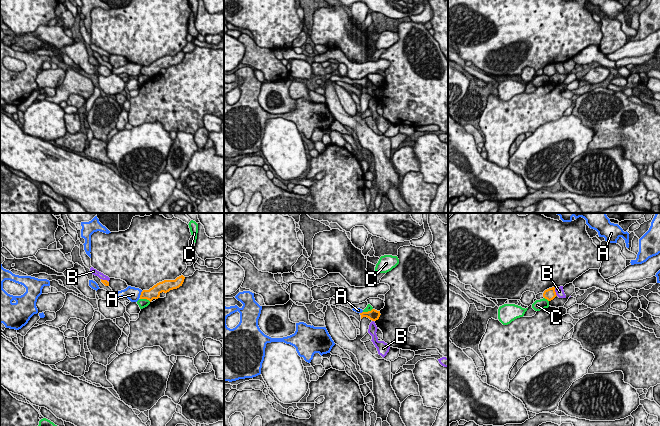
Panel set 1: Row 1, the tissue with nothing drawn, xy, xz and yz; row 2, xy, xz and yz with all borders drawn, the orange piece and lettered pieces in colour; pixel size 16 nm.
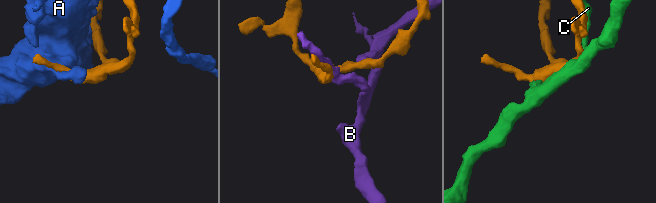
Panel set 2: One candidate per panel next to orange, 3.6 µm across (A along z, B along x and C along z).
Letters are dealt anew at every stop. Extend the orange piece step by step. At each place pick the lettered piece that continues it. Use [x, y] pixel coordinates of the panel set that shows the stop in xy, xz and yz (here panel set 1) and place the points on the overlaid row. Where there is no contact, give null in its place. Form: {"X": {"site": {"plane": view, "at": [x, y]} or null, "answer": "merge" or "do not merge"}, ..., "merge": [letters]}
{"A": {"site": {"plane": "xy", "at": [141, 294]}, "answer": "do not merge"}, "B": {"site": {"plane": "yz", "at": [555, 292]}, "answer": "do not merge"}, "C": {"site": {"plane": "xy", "at": [145, 298]}, "answer": "do not merge"}, "merge": []}

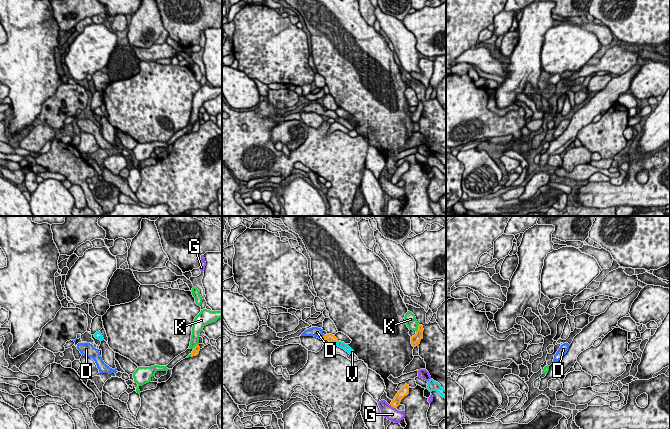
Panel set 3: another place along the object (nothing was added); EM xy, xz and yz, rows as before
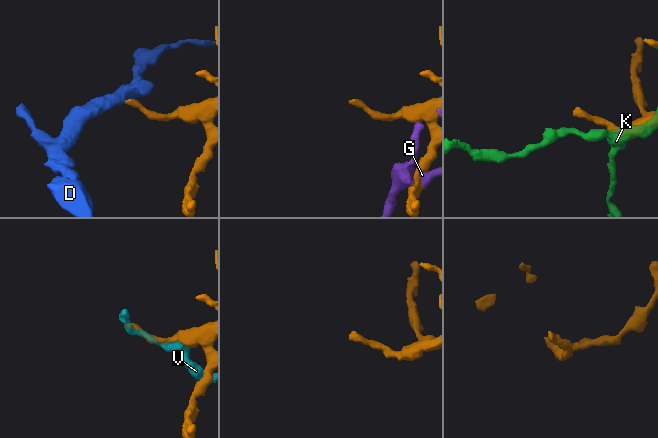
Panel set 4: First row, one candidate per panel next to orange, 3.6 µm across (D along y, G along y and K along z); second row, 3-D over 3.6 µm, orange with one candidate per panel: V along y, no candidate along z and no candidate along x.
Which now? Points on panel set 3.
{"D": {"site": {"plane": "xz", "at": [323, 337]}, "answer": "merge"}, "G": {"site": {"plane": "xz", "at": [393, 407]}, "answer": "do not merge"}, "K": {"site": {"plane": "xz", "at": [418, 328]}, "answer": "do not merge"}, "V": {"site": {"plane": "xz", "at": [336, 341]}, "answer": "do not merge"}, "merge": ["D"]}

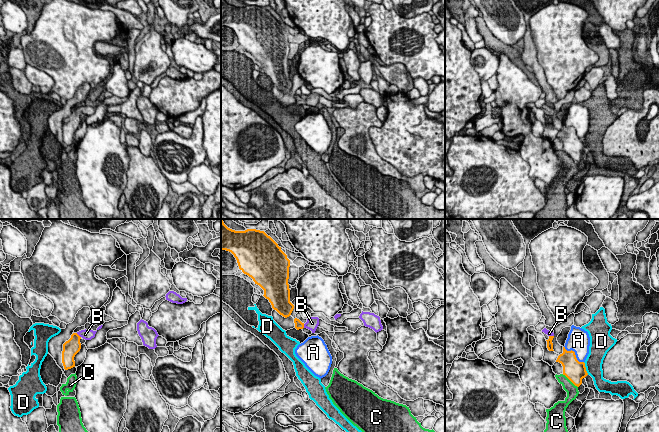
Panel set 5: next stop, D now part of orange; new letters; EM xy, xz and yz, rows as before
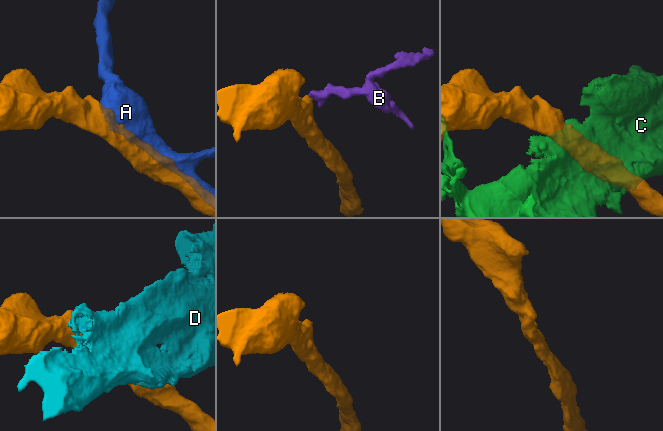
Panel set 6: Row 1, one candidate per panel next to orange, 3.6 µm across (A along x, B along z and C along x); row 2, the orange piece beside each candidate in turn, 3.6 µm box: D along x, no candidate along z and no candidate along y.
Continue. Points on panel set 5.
{"A": {"site": {"plane": "yz", "at": [574, 353]}, "answer": "do not merge"}, "B": {"site": {"plane": "xy", "at": [78, 335]}, "answer": "merge"}, "C": {"site": {"plane": "yz", "at": [570, 380]}, "answer": "do not merge"}, "D": {"site": {"plane": "yz", "at": [585, 368]}, "answer": "do not merge"}, "merge": ["B"]}

